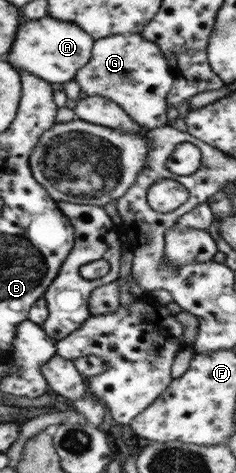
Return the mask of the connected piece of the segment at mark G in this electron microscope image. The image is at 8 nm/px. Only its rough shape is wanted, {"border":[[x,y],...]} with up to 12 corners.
{"border":[[141,34],[94,40],[74,80],[145,130],[169,125],[175,77]]}

